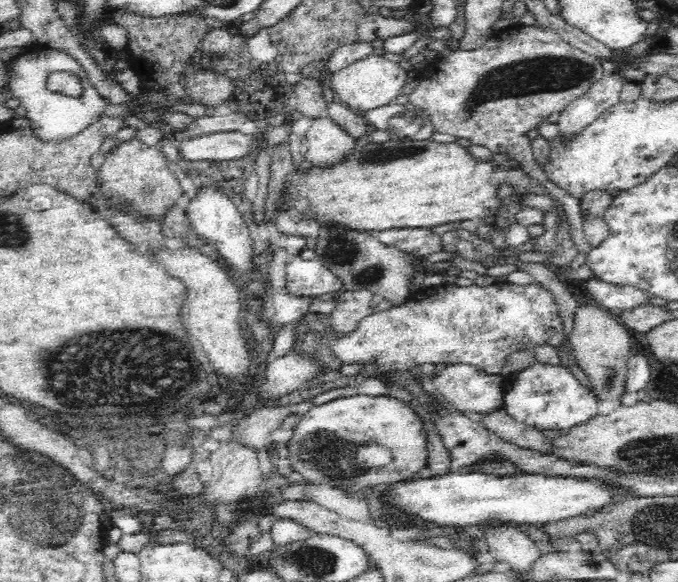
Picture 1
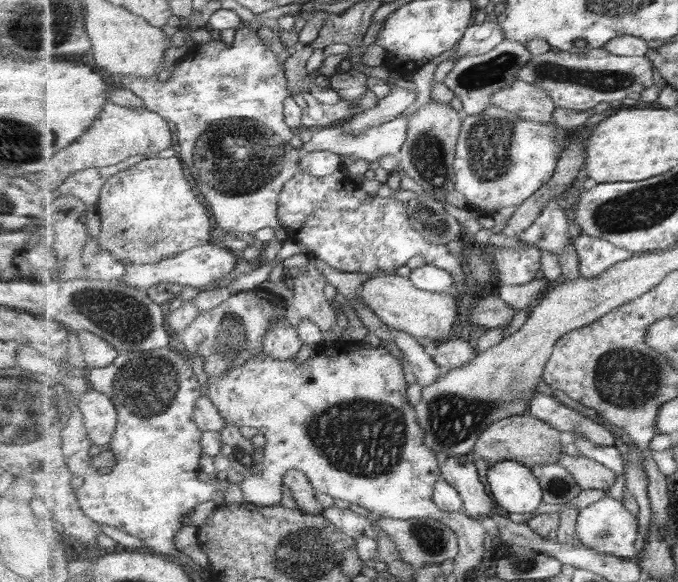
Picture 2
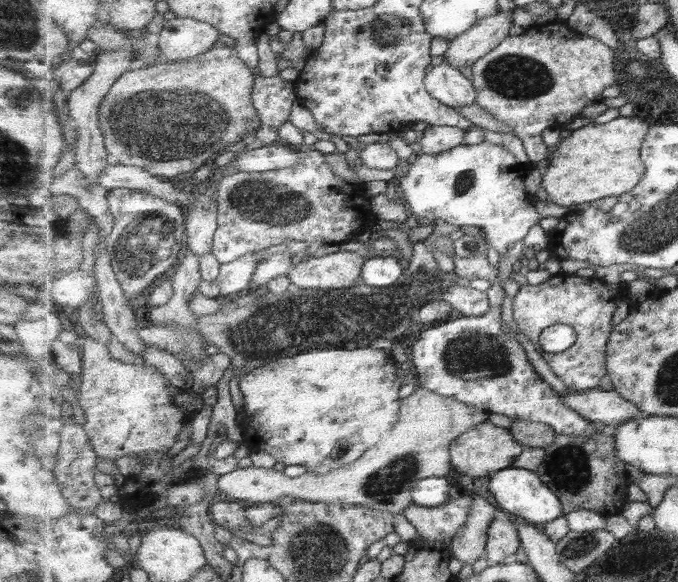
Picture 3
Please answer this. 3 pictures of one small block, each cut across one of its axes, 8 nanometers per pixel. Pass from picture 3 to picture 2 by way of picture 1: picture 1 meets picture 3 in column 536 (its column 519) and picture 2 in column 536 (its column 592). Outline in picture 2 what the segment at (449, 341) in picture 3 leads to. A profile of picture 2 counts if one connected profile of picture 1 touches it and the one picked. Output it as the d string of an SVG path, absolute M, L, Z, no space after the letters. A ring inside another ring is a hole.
M537 393L530 402L527 416L536 416L561 432L583 435L601 446L615 446L616 434L596 420L570 409L553 395Z

